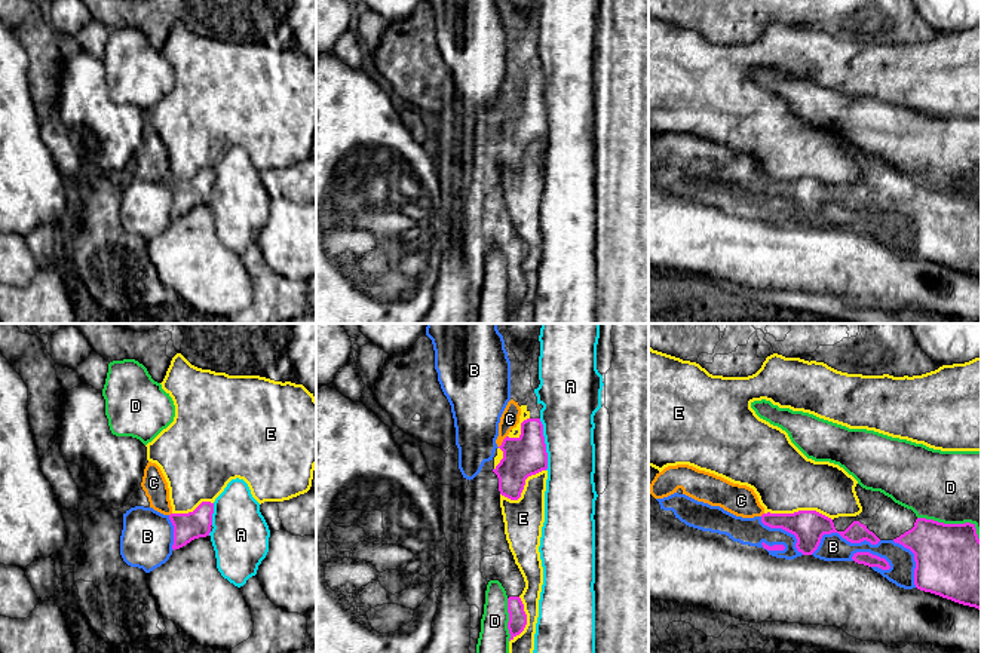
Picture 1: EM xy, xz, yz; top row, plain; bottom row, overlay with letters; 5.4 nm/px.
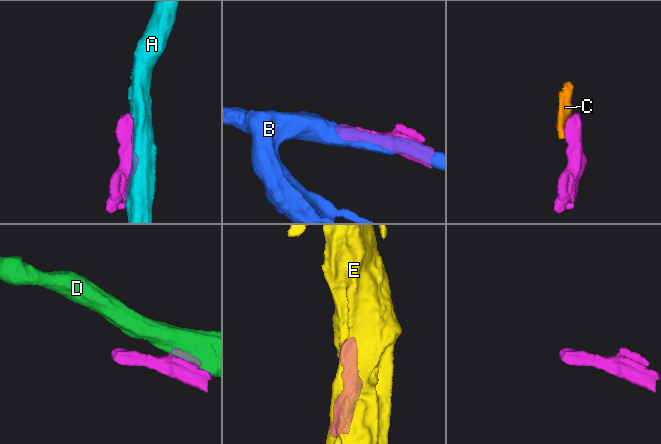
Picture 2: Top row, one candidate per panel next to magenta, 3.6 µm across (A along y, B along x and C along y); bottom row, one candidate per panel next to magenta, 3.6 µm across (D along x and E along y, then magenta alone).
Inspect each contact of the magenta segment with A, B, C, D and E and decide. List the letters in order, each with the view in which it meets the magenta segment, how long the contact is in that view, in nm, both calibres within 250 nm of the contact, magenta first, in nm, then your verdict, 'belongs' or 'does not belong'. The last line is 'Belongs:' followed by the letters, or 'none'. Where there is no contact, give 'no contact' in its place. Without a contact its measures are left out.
A: xz | 280 nm | 220/280 nm | does not belong
B: yz | 400 nm | 180/150 nm | does not belong
C: xz | 80 nm | 220/100 nm | belongs
D: yz | 380 nm | 380/400 nm | does not belong
E: yz | 380 nm | 180/340 nm | does not belong
Belongs: C

